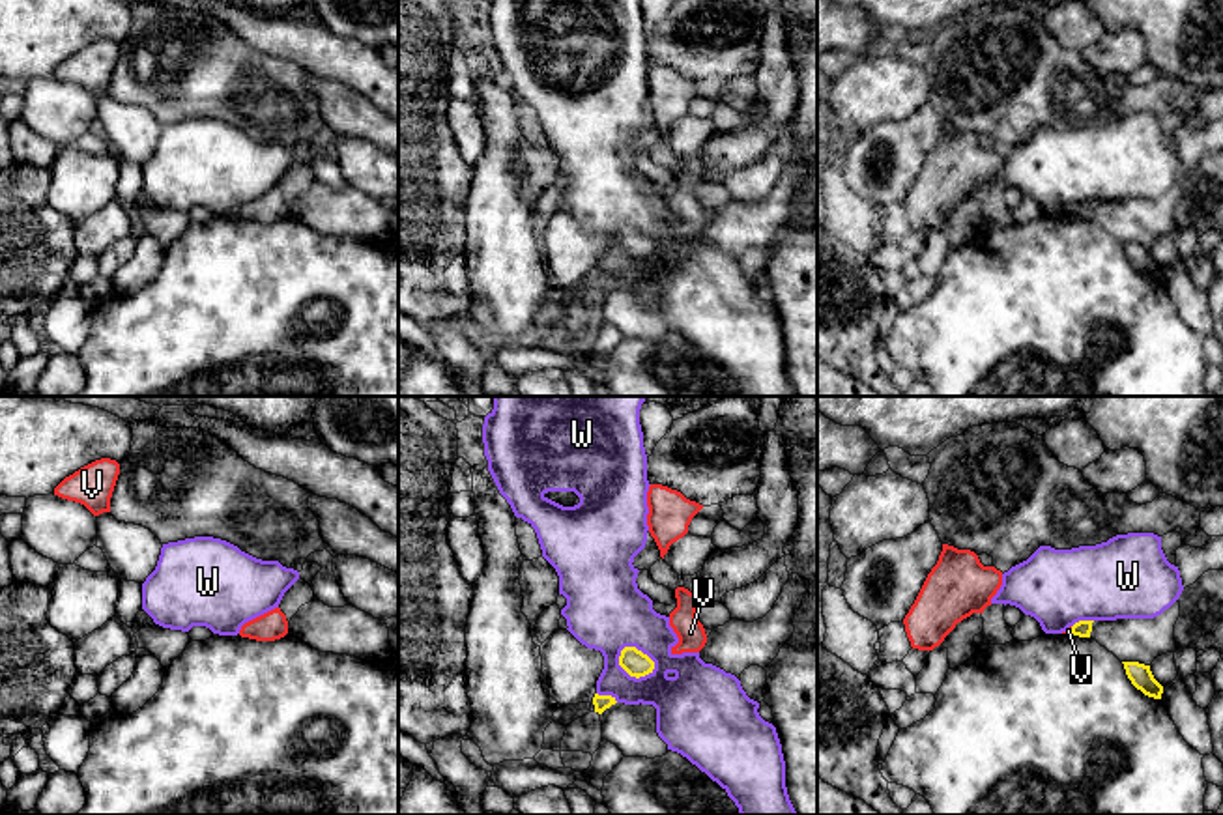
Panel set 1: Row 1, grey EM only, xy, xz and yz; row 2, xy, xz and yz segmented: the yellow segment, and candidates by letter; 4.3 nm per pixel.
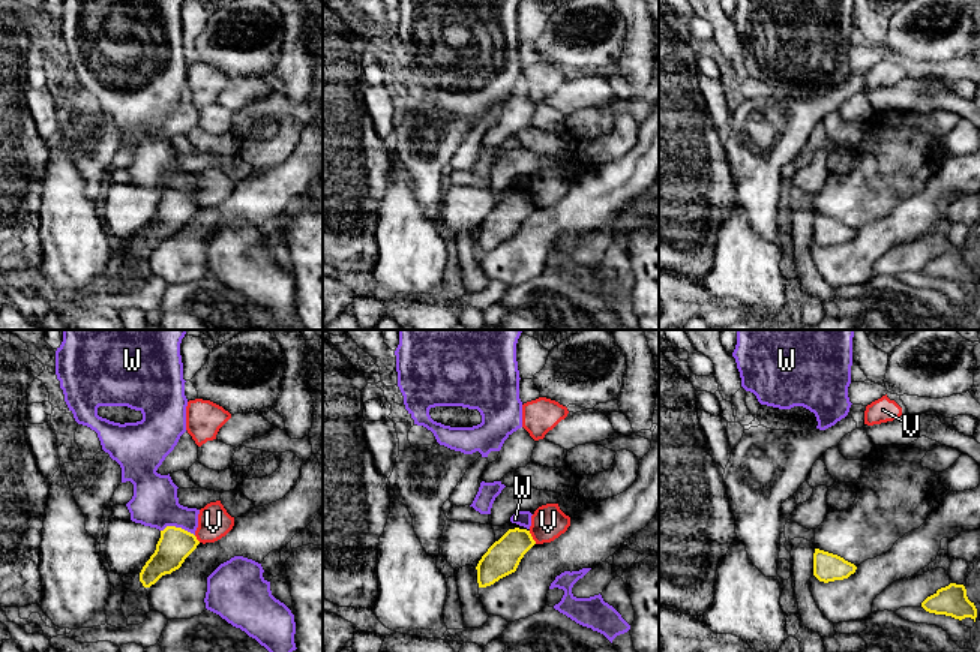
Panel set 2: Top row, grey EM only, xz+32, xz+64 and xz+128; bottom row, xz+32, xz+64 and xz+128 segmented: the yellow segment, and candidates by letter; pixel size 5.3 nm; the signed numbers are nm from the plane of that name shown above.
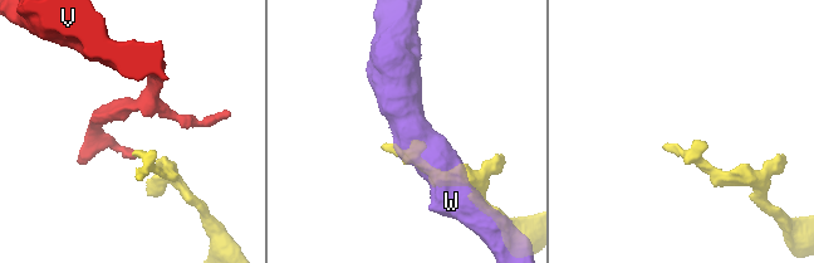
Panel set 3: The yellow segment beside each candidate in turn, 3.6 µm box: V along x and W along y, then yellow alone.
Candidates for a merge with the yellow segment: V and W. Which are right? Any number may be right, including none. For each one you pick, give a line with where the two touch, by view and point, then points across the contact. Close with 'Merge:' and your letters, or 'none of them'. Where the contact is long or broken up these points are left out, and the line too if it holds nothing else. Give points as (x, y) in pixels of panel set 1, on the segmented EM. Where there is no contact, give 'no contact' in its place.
Merge: none of them

